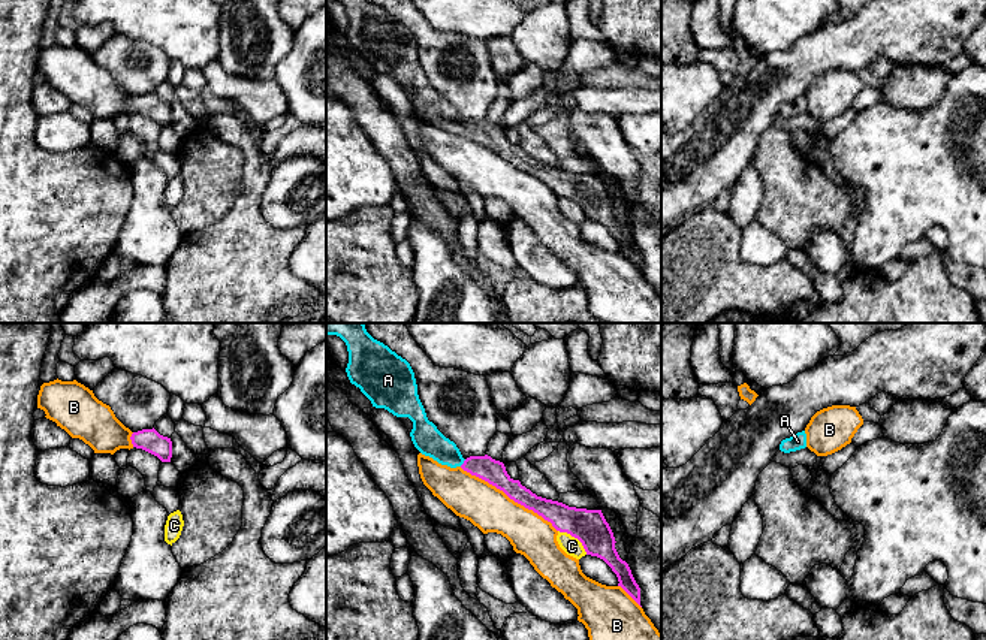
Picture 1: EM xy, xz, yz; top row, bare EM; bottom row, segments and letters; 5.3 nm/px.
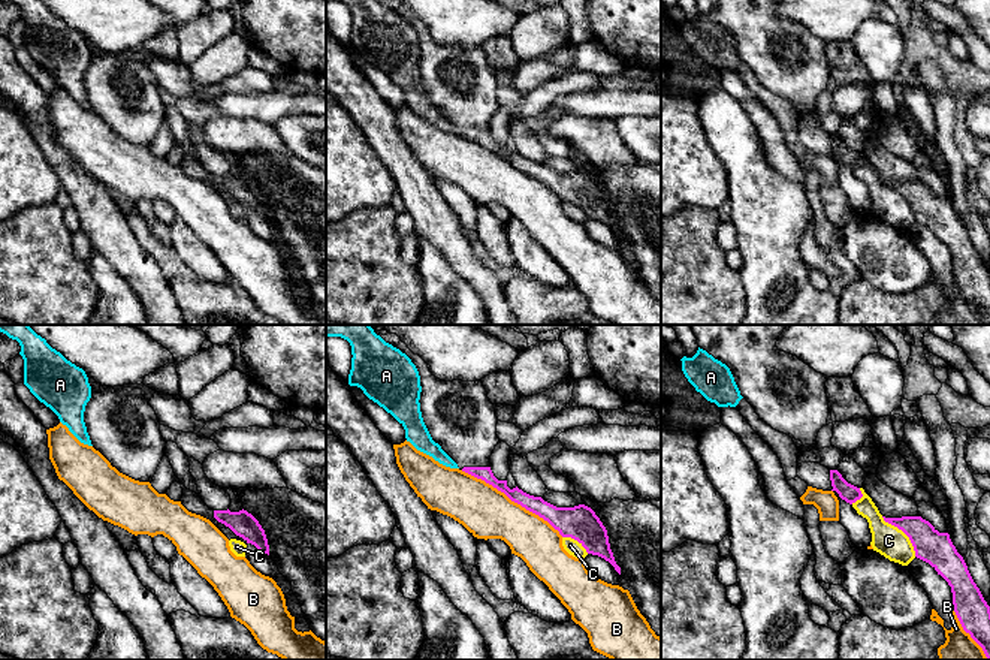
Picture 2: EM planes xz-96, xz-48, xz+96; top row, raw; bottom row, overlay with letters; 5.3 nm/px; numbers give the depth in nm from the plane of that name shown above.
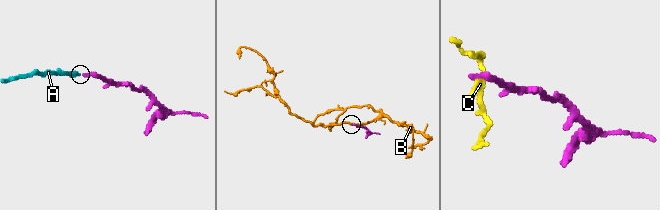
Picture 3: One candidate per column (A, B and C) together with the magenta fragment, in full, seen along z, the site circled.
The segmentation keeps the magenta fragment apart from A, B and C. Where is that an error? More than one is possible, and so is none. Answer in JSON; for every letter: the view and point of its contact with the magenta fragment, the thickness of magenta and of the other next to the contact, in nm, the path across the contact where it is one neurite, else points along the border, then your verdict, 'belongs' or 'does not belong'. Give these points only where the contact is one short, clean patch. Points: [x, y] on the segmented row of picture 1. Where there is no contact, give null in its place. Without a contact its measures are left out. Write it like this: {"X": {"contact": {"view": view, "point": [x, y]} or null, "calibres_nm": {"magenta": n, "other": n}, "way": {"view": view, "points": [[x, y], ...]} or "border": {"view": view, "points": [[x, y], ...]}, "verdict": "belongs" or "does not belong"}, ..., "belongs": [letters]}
{"A": {"contact": {"view": "xz", "point": [464, 462]}, "calibres_nm": {"magenta": 130, "other": 160}, "way": {"view": "xz", "points": [[487, 468], [464, 462], [452, 458], [428, 440]]}, "verdict": "belongs"}, "B": {"contact": {"view": "xz", "point": [509, 497]}, "calibres_nm": {"magenta": 130, "other": 240}, "verdict": "does not belong"}, "C": {"contact": {"view": "xz", "point": [575, 537]}, "calibres_nm": {"magenta": 190, "other": 100}, "verdict": "does not belong"}, "belongs": ["A"]}

